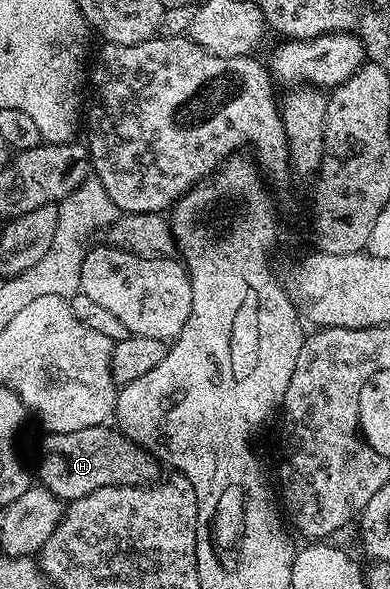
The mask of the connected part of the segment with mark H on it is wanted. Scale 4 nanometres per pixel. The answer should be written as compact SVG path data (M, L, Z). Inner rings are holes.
M100 424L87 430L54 432L44 437L41 444L41 461L35 468L40 487L57 496L62 502L78 500L103 486L135 486L158 479L157 457L141 448L116 427Z

